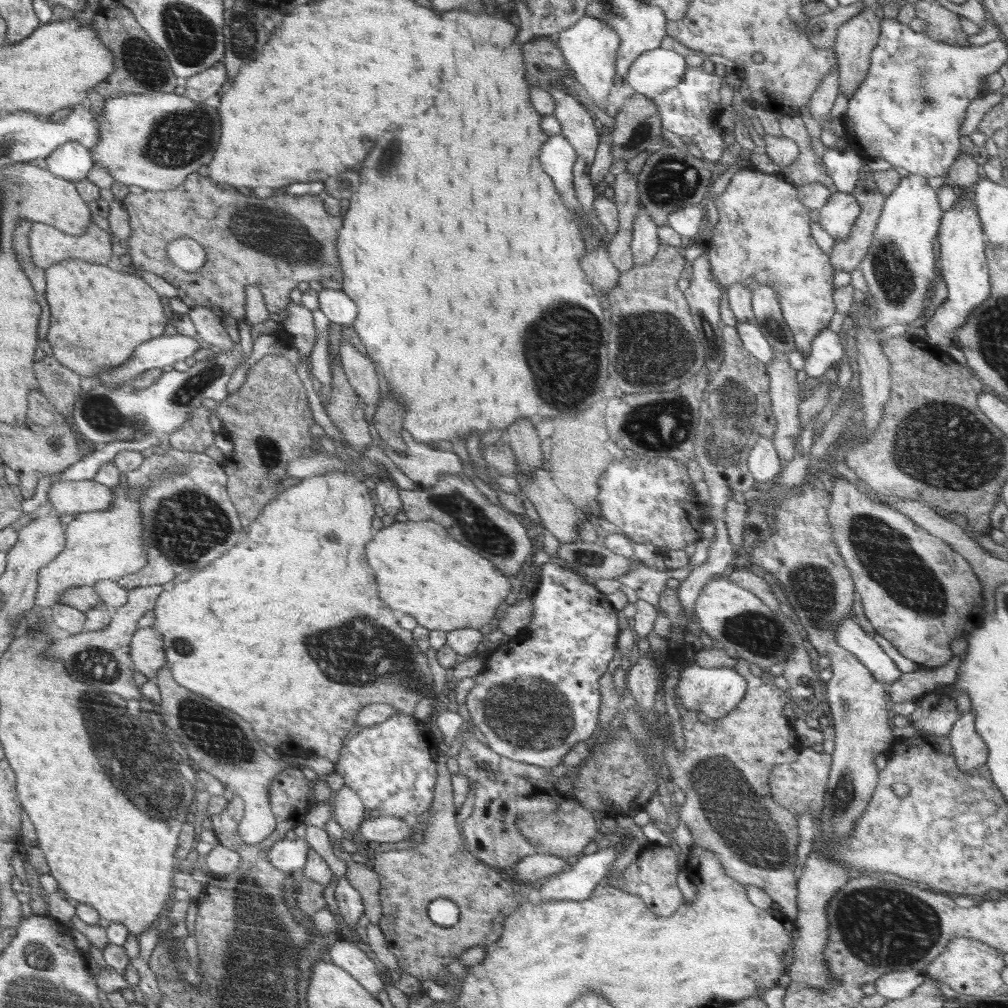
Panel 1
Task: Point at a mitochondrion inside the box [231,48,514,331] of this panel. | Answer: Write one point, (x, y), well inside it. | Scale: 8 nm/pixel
(389, 159)

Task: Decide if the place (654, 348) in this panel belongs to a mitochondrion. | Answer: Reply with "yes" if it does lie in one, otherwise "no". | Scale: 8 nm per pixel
yes

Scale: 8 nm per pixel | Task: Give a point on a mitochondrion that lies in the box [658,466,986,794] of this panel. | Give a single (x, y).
(888, 557)

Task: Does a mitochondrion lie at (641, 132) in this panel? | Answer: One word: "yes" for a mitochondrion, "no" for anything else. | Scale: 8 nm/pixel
yes

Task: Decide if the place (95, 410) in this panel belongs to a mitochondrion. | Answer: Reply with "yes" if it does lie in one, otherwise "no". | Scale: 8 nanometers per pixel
yes

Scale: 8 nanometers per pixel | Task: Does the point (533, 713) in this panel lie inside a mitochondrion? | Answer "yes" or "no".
yes

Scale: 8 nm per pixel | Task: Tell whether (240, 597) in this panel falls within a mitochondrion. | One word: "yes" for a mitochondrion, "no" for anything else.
no

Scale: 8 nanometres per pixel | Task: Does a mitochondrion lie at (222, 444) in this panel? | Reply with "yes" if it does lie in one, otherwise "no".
no

